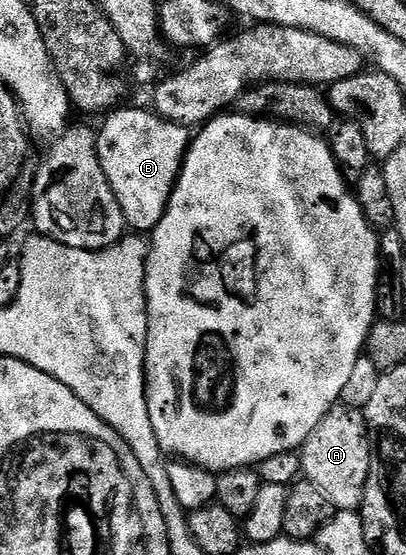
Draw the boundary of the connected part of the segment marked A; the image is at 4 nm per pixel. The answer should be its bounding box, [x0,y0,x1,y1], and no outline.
[299,405,375,511]

